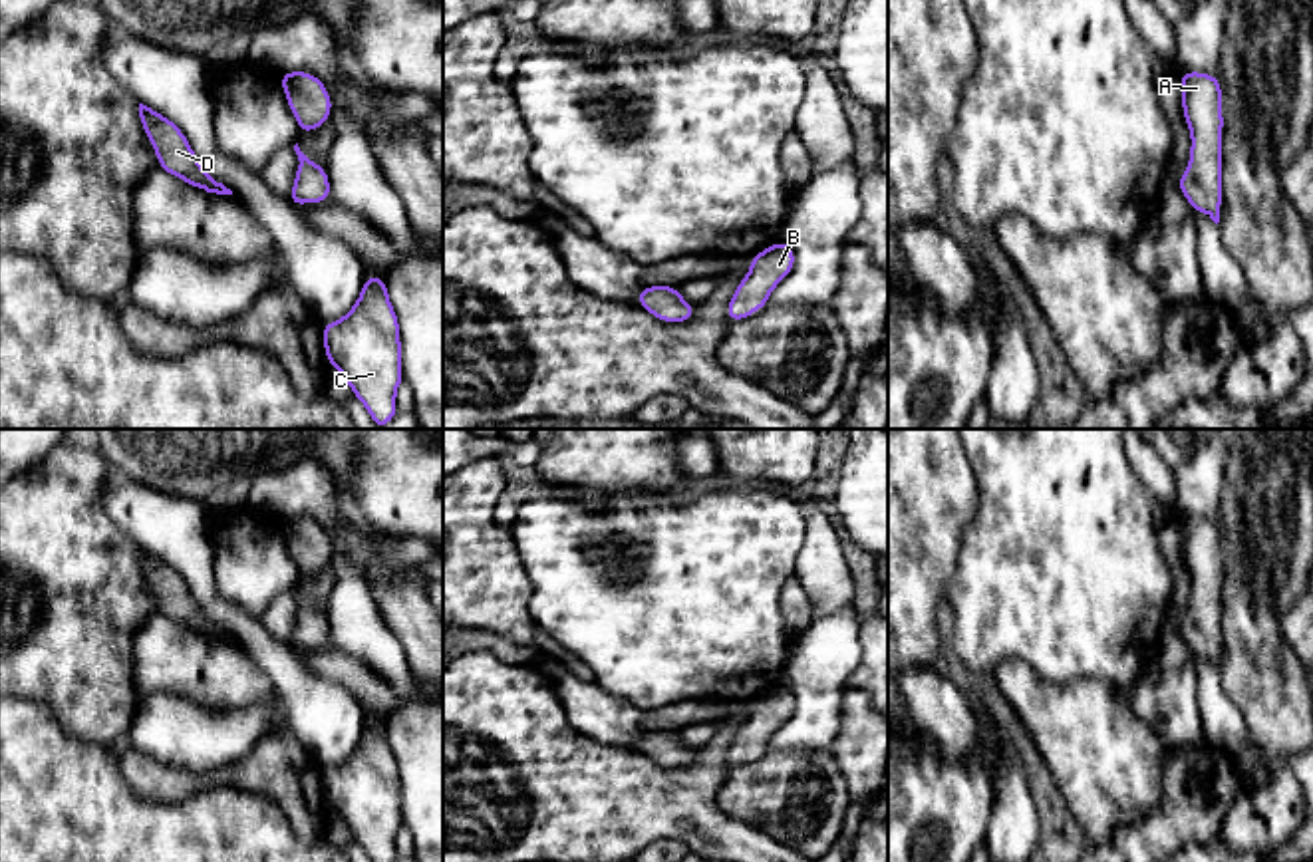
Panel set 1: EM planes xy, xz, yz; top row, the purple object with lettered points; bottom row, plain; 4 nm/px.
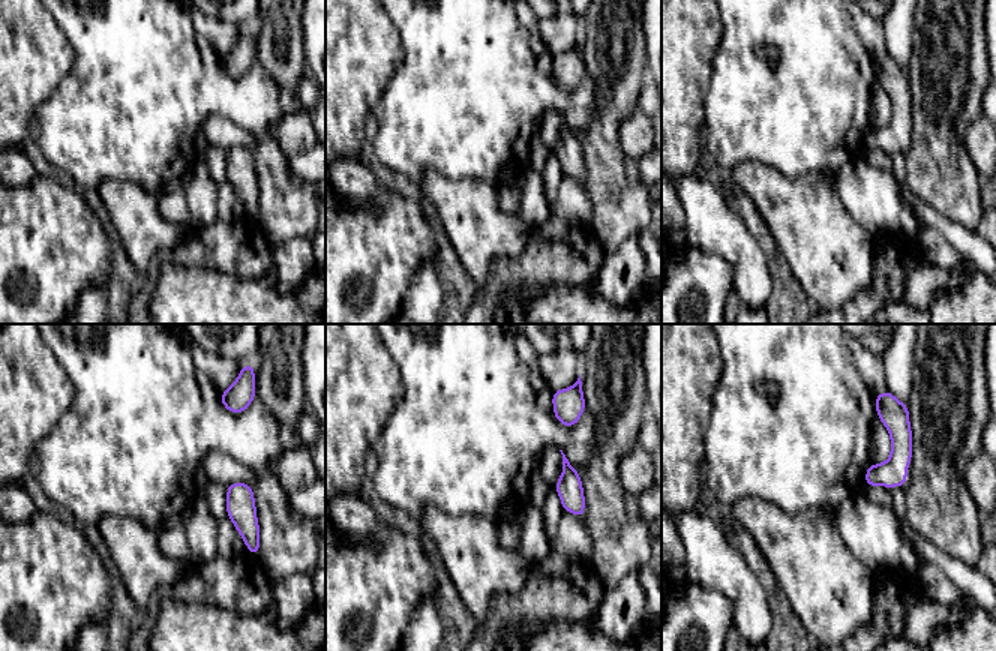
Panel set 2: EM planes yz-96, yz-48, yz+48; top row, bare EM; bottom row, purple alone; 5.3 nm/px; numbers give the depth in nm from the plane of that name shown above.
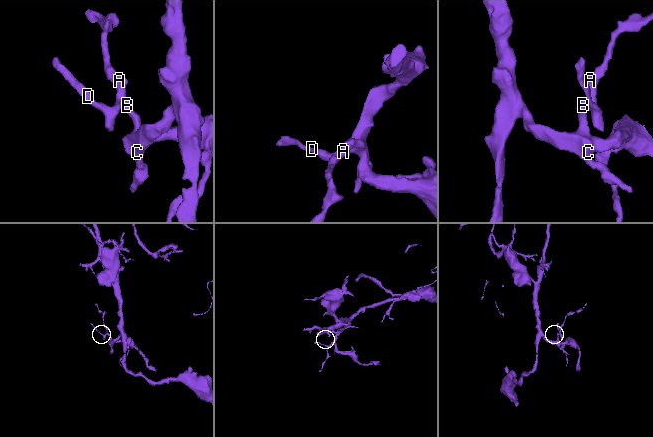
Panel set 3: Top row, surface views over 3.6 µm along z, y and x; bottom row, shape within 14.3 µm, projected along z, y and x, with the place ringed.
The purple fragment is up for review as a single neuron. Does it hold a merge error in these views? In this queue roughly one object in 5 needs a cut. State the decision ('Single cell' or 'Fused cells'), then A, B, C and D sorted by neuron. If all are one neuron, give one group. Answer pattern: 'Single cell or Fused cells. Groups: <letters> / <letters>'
Single cell. Groups: A B C D

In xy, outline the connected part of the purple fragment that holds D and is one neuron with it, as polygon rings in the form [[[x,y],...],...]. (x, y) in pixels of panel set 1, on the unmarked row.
[[[139,548],[139,562],[163,616],[207,638],[232,640],[230,634],[203,616],[187,582],[173,566],[143,548]]]

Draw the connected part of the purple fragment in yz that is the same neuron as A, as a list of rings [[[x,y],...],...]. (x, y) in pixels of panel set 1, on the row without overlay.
[[[1180,516],[1182,552],[1192,578],[1190,610],[1176,626],[1194,655],[1220,667],[1222,530],[1218,520]]]

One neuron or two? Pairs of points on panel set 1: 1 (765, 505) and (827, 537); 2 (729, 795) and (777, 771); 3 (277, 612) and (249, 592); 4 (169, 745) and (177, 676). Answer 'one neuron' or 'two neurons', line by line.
1: two neurons
2: one neuron
3: two neurons
4: two neurons

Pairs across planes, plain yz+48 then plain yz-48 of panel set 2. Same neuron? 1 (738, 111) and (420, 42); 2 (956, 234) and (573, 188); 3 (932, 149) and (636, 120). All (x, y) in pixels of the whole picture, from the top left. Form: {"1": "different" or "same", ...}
{"1": "same", "2": "same", "3": "different"}

